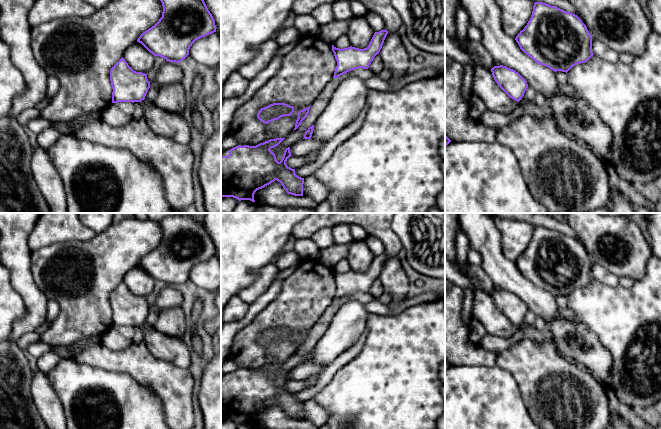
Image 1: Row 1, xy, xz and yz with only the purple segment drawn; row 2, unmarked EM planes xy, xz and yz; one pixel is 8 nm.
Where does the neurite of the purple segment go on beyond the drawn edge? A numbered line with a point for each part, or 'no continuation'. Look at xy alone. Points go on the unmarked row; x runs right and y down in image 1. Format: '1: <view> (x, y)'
no continuation

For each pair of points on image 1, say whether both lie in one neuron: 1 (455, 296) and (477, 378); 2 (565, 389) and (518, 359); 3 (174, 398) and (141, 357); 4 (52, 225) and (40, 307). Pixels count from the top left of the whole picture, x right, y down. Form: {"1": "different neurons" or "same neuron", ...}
{"1": "different neurons", "2": "same neuron", "3": "same neuron", "4": "different neurons"}

